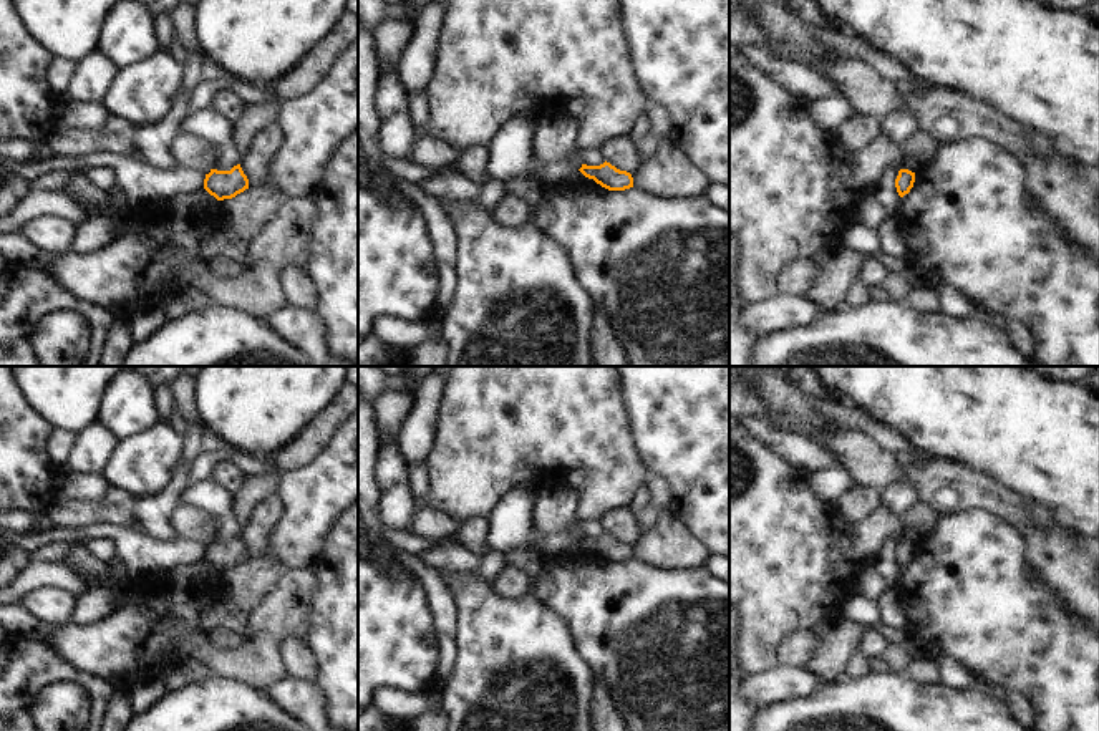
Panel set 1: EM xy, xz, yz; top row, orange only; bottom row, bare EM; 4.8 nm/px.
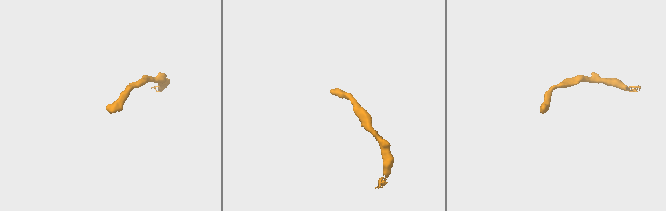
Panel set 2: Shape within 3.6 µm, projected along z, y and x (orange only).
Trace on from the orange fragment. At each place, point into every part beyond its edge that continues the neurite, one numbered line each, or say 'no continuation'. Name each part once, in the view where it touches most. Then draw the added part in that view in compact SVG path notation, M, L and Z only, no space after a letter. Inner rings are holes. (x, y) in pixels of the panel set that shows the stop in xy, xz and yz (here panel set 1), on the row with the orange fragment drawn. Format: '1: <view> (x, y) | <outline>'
no continuation

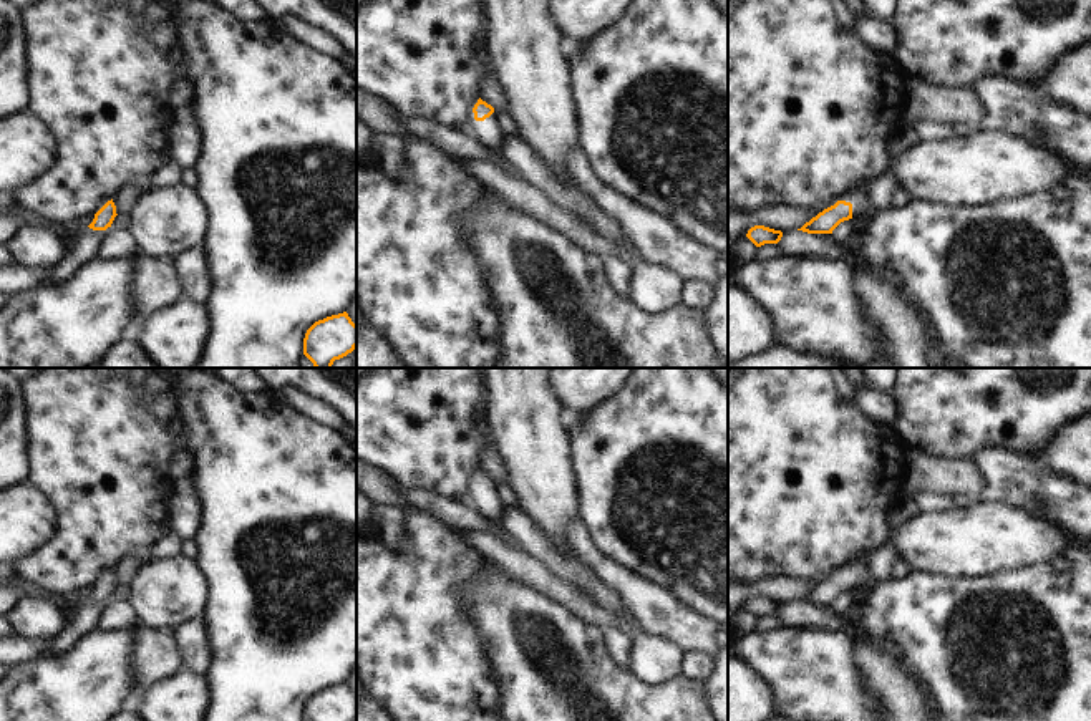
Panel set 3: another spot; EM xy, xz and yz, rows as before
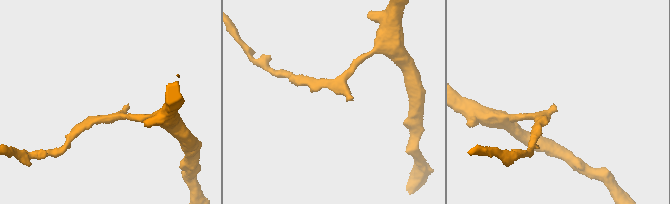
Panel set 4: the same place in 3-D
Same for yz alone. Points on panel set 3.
1: yz (859, 204) | M862 191L852 201L852 219L861 222L867 215L867 191Z

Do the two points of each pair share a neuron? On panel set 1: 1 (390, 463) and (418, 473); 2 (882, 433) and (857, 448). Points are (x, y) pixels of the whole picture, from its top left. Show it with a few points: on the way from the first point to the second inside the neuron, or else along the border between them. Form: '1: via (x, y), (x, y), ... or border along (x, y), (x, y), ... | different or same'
1: border along (408, 471), (411, 503), (416, 509) | different
2: border along (837, 426), (847, 431), (862, 431), (894, 455) | different

